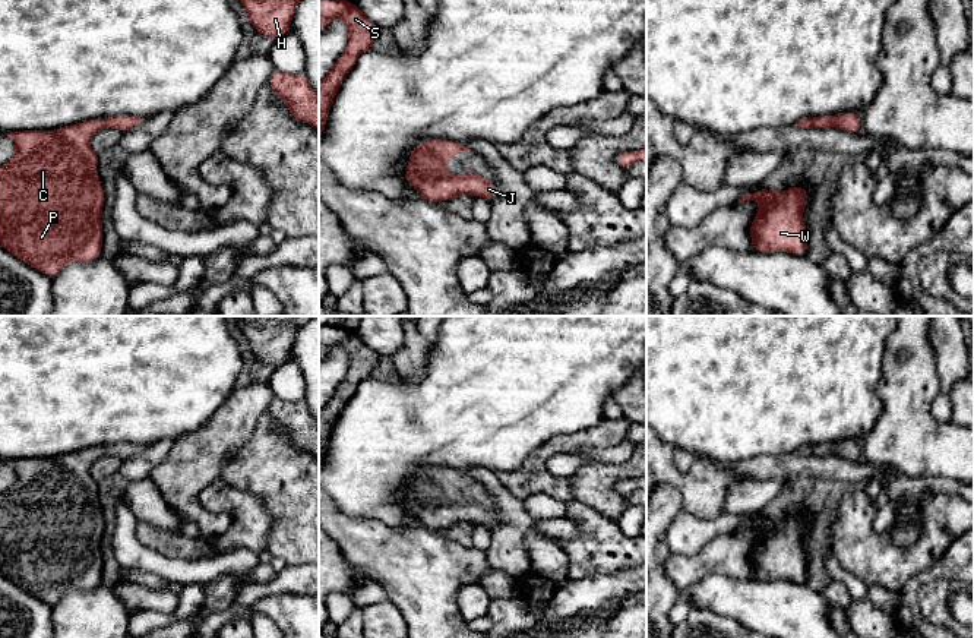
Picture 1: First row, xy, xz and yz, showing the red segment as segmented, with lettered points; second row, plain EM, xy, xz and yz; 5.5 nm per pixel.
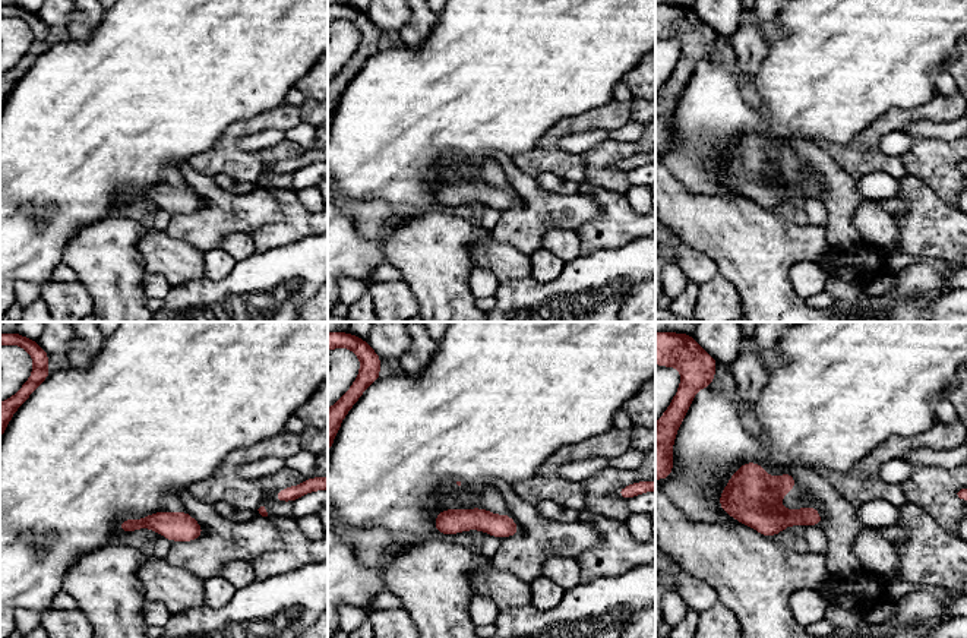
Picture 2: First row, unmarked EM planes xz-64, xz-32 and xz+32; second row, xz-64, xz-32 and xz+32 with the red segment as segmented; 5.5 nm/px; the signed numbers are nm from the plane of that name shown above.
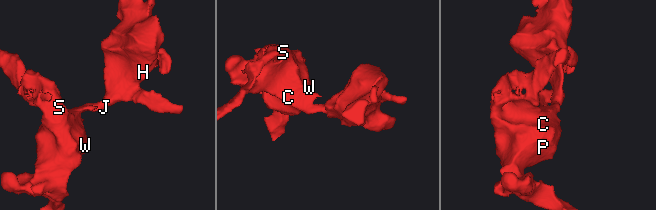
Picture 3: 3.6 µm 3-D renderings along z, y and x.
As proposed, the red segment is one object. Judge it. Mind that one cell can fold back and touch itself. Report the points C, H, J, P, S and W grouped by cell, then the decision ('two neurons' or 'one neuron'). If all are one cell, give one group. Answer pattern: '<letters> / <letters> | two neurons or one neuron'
C H J P S W | one neuron

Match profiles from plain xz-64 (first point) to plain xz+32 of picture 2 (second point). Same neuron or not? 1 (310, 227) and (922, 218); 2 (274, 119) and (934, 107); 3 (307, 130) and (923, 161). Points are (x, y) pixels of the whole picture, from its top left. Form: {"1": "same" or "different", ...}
{"1": "same", "2": "same", "3": "different"}

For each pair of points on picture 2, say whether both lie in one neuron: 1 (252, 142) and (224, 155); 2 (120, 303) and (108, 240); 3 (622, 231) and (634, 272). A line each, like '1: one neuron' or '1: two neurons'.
1: two neurons
2: one neuron
3: two neurons

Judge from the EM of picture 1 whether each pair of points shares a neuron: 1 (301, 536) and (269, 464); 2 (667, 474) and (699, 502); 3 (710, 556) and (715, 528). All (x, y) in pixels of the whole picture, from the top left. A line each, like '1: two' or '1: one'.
1: one
2: one
3: two

